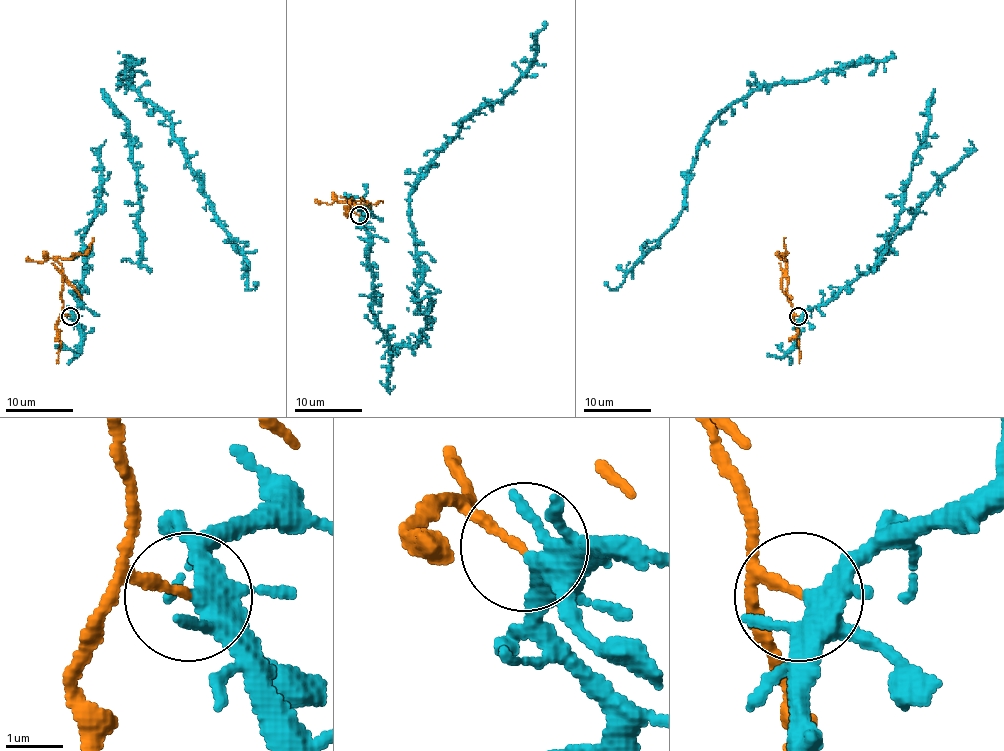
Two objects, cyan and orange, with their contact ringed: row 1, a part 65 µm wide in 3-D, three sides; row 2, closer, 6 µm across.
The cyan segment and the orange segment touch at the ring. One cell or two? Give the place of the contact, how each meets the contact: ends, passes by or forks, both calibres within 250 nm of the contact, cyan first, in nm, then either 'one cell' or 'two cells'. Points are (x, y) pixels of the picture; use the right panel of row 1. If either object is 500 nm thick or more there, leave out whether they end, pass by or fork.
(798, 316) | cyan forks | orange ends | 300/150 nm | two cells

